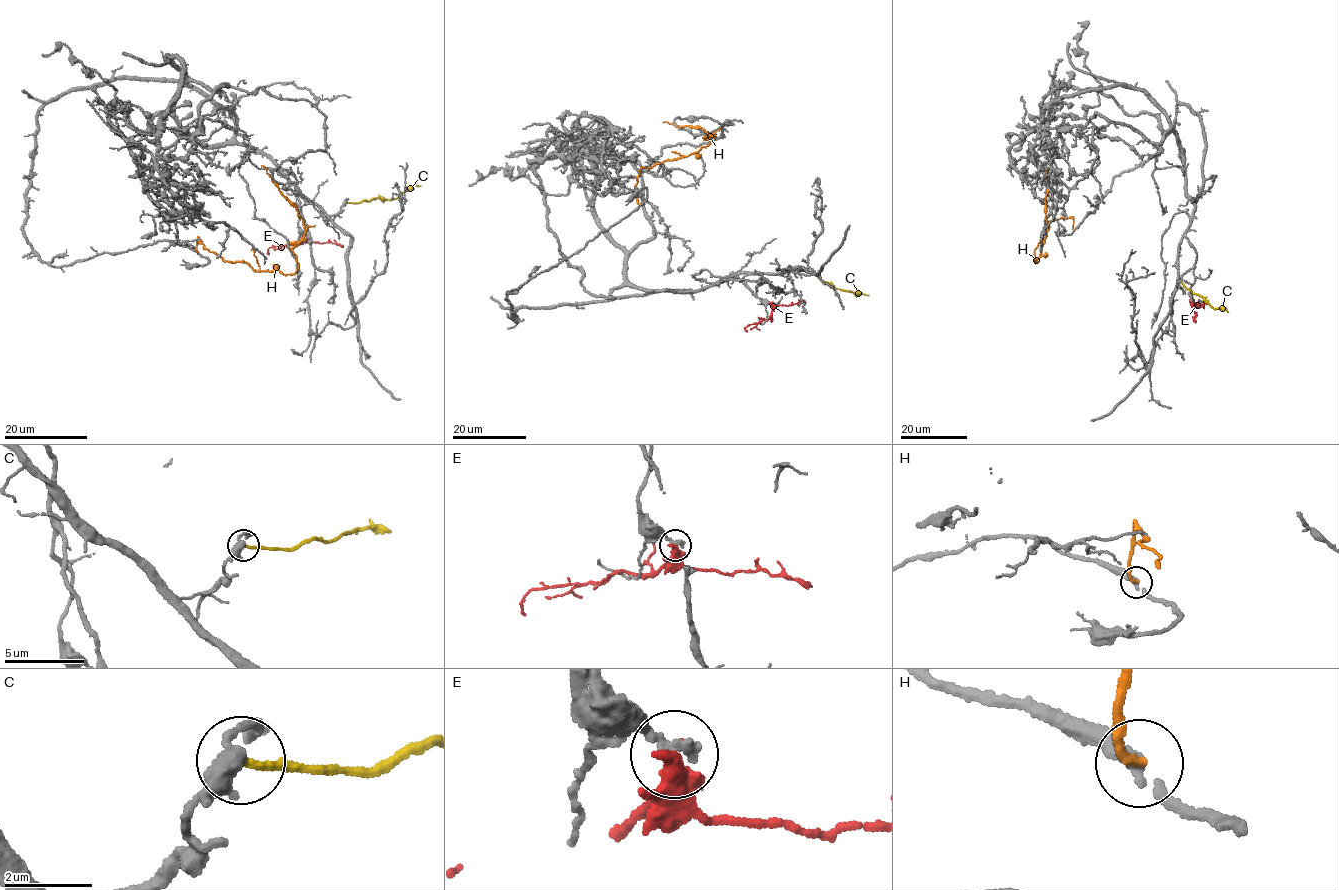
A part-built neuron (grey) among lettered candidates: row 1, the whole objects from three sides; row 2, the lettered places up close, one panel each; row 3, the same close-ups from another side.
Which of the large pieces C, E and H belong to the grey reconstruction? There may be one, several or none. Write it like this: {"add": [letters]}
{"add": []}

